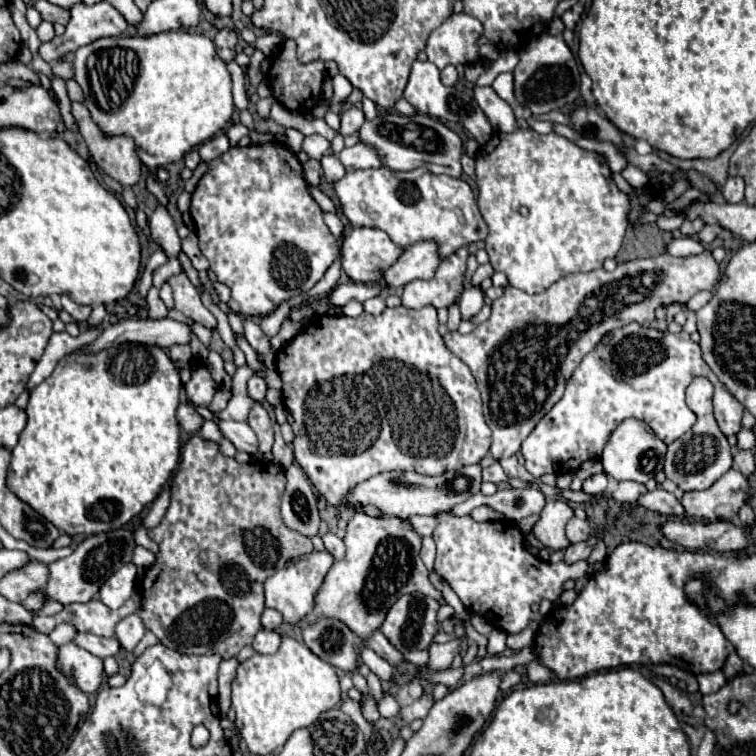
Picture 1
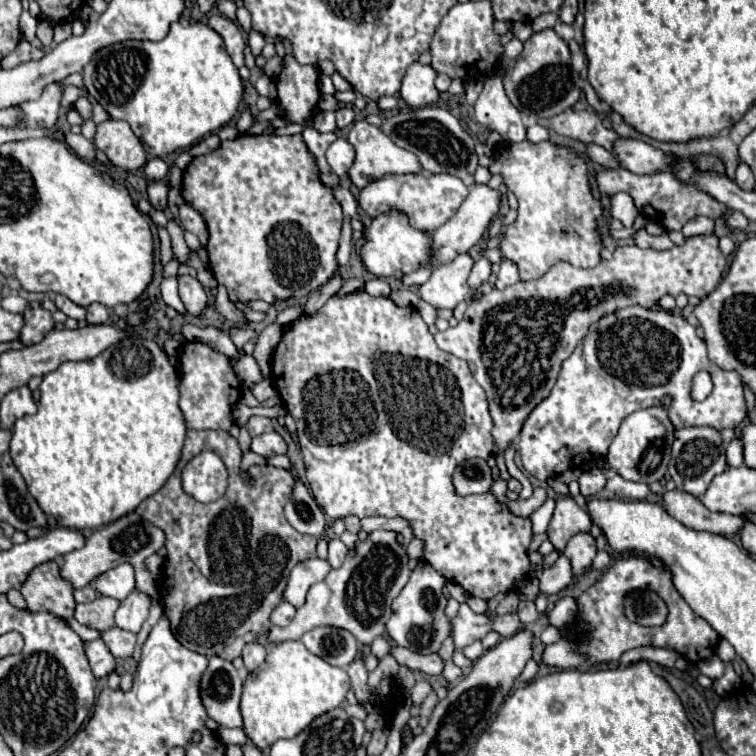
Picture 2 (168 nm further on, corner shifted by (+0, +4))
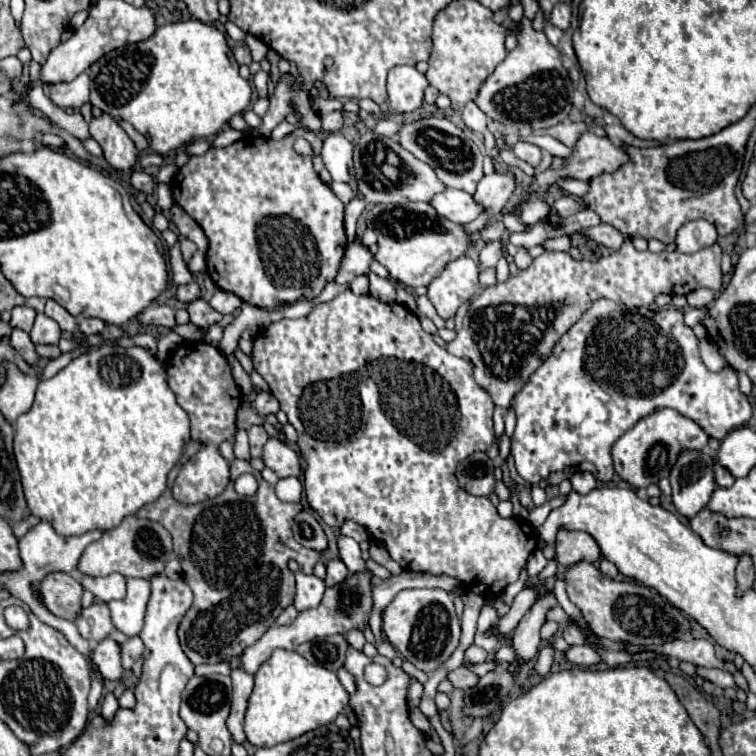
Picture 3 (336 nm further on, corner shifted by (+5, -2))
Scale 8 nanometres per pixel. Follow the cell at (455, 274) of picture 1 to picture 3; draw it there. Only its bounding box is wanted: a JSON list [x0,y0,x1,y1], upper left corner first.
[428,256,480,320]

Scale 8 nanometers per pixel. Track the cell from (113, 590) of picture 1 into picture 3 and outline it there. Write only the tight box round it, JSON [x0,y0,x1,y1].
[80,574,126,602]

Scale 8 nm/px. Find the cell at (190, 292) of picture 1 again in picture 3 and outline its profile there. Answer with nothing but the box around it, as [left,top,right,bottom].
[176,282,200,302]

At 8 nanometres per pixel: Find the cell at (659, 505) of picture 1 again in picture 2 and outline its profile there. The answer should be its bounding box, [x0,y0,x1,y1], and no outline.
[661,490,743,534]

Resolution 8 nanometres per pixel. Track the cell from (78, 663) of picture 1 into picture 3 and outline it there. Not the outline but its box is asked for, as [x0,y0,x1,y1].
[94,638,122,680]

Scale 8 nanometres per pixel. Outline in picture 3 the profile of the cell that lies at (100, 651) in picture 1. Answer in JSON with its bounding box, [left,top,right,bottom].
[122,636,144,670]

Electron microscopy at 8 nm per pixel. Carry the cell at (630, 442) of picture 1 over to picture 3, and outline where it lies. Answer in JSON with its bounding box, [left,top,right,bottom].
[612,408,710,488]

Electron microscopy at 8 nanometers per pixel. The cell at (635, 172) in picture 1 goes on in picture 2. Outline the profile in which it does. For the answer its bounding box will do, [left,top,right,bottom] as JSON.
[585,144,621,168]

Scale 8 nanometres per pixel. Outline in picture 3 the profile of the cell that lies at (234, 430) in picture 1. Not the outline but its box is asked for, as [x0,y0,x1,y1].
[264,438,300,478]

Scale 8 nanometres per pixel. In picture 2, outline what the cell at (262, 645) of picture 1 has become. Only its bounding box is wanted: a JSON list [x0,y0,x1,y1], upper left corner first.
[243,642,267,672]

